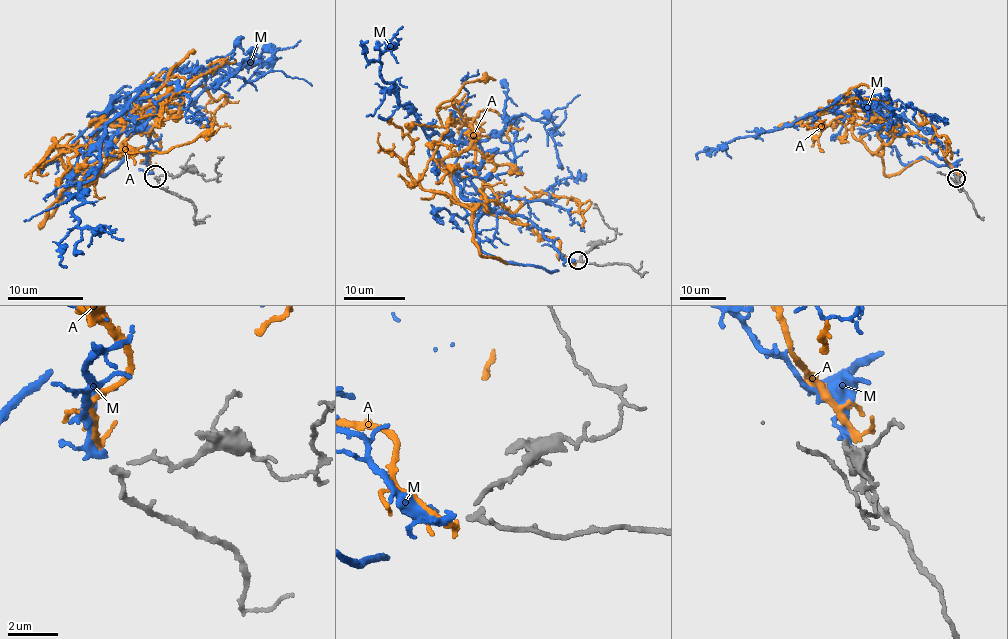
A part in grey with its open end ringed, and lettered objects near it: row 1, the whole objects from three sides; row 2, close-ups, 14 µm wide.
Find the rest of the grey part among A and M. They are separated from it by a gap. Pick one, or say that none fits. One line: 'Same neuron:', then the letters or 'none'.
Same neuron: M

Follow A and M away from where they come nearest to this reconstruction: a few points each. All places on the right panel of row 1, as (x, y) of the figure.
A: (956, 175), (939, 146), (905, 126), (848, 111), (824, 129), (821, 121), (805, 125), (808, 129), (826, 126)
M: (956, 176), (923, 139), (905, 133), (895, 118), (862, 99), (850, 97), (781, 129), (705, 149), (697, 159)

